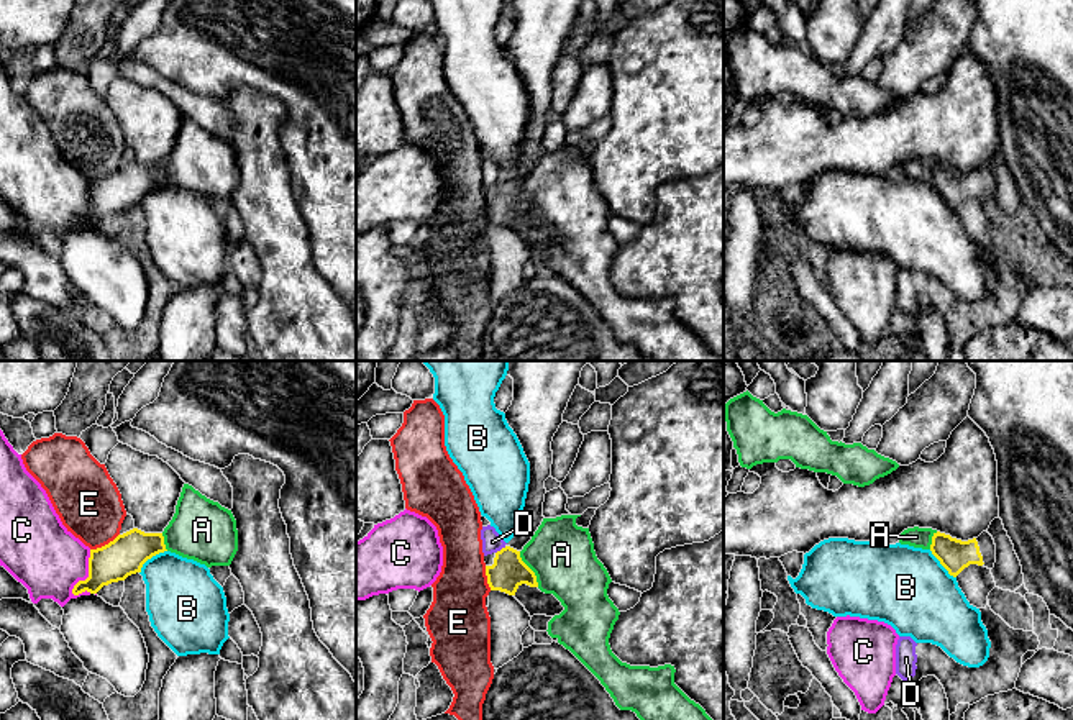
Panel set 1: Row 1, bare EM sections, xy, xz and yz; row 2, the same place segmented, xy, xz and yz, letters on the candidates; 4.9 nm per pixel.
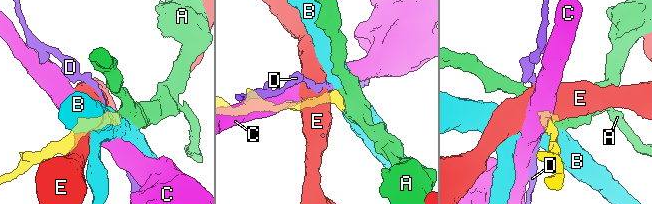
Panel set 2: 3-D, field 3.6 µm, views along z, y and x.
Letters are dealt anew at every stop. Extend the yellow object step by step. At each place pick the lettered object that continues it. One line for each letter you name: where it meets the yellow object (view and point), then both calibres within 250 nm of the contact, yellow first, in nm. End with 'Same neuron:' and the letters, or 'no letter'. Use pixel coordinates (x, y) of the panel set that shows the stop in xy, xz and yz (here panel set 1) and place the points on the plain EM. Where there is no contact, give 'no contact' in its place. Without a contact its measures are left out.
A: meets yellow in xz at (530, 202); 170 nm thick on the yellow side, 320 nm on the other
Same neuron: A

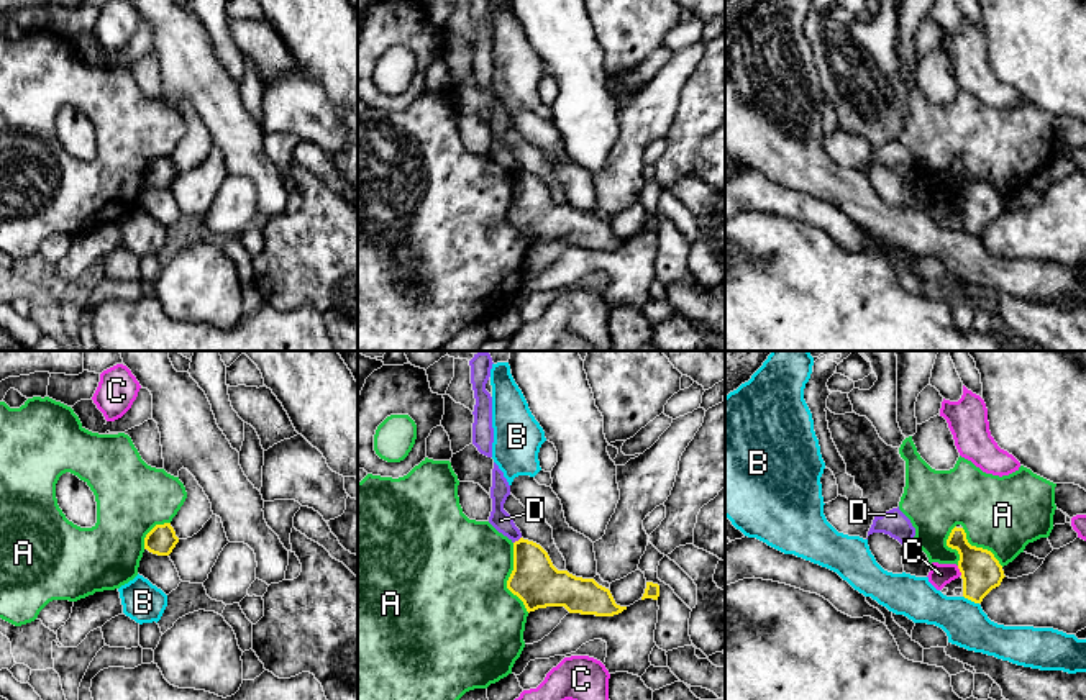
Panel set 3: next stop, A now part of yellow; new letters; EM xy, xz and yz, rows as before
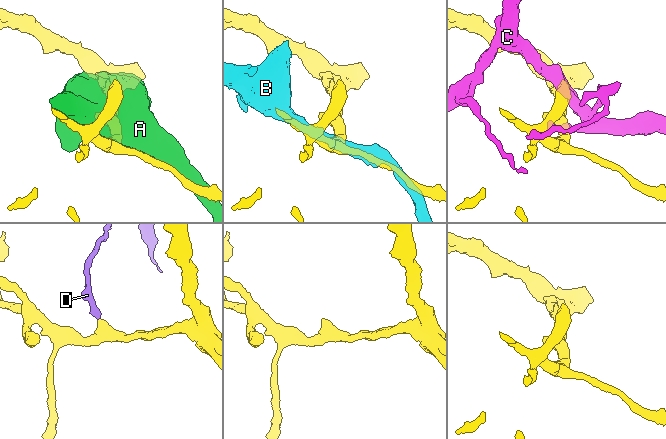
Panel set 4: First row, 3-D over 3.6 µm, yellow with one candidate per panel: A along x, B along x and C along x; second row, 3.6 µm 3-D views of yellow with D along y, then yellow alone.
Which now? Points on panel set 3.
Same neuron: no letter

